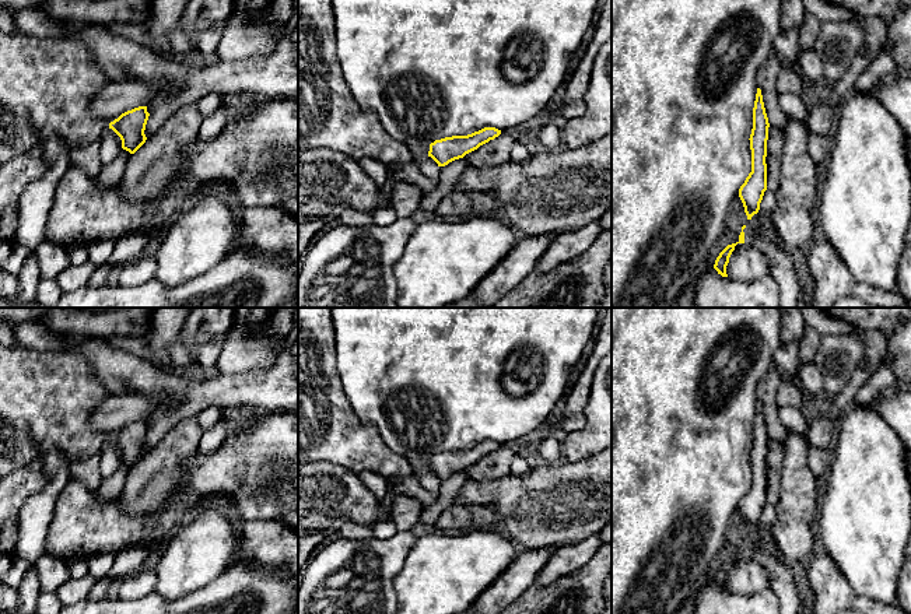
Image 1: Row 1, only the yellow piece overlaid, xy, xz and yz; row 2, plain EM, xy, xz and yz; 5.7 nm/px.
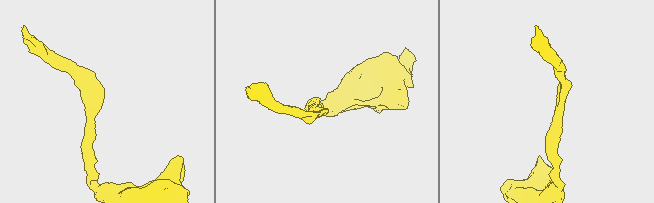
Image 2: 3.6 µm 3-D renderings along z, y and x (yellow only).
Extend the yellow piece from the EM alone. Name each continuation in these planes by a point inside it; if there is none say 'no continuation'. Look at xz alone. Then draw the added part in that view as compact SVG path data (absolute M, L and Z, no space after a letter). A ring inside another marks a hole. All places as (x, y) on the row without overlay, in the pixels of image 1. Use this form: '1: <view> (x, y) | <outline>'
no continuation

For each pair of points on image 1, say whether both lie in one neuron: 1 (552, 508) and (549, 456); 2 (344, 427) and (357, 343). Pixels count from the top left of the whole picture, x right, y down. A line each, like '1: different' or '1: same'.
1: different
2: different

